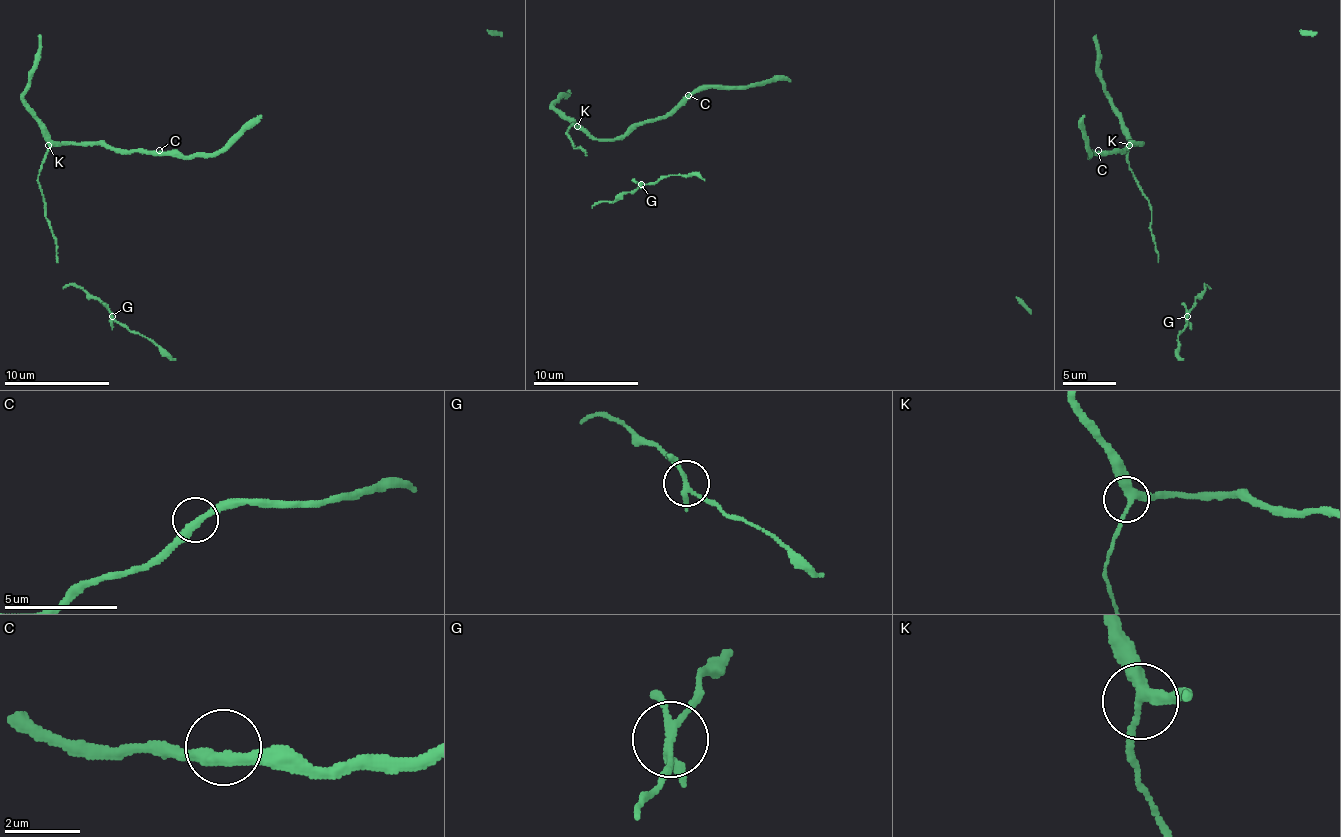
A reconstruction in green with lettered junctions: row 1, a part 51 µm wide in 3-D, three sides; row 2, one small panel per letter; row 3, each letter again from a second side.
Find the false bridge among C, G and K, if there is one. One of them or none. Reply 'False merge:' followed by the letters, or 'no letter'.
False merge: G

